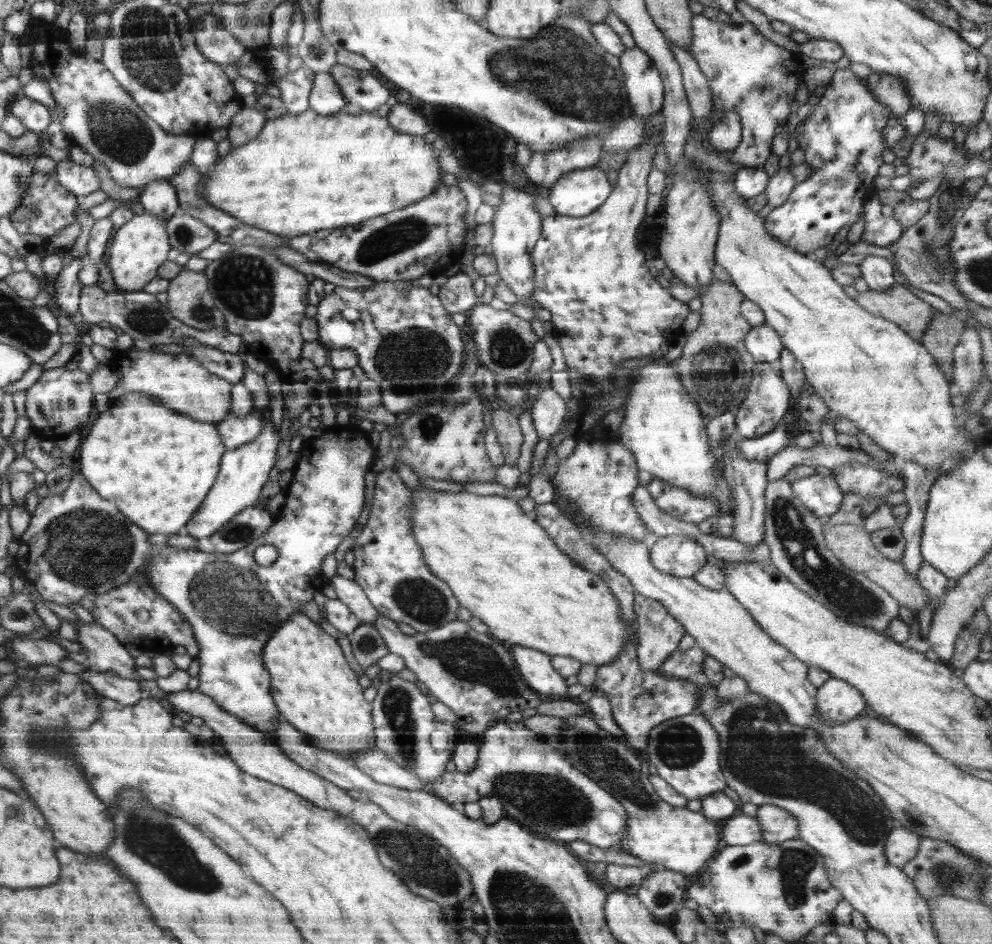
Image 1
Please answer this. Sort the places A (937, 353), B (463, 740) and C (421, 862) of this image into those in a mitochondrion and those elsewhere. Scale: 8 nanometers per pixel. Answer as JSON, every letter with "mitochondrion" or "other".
{"A":"other","B":"other","C":"mitochondrion"}

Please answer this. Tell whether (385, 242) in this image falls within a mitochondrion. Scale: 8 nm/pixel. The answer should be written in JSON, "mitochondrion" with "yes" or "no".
{"mitochondrion":"yes"}

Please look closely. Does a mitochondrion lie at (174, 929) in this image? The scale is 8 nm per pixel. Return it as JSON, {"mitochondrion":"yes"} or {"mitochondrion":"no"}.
{"mitochondrion":"no"}

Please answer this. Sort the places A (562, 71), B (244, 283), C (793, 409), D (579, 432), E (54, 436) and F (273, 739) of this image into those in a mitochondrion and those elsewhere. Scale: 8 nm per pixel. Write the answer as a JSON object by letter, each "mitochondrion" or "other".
{"A":"mitochondrion","B":"mitochondrion","C":"other","D":"other","E":"other","F":"other"}

